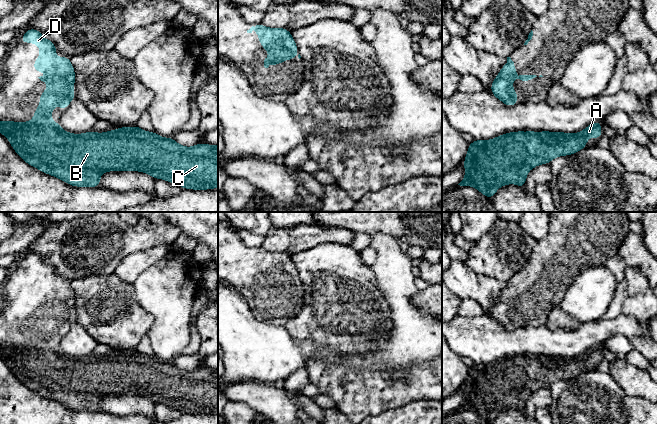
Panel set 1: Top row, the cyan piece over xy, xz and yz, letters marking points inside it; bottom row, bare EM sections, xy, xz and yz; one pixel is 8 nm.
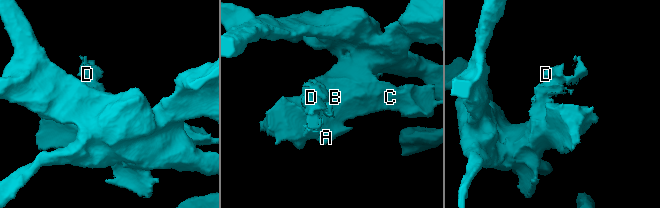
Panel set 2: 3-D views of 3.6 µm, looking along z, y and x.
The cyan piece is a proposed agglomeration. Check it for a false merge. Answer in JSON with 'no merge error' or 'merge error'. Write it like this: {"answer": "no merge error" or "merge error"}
{"answer": "no merge error"}

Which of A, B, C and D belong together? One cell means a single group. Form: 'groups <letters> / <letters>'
groups A B C D

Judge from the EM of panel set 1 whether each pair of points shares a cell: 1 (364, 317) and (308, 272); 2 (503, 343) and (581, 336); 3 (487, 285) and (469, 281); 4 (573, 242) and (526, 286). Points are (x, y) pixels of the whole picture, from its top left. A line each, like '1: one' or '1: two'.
1: one
2: one
3: one
4: one

